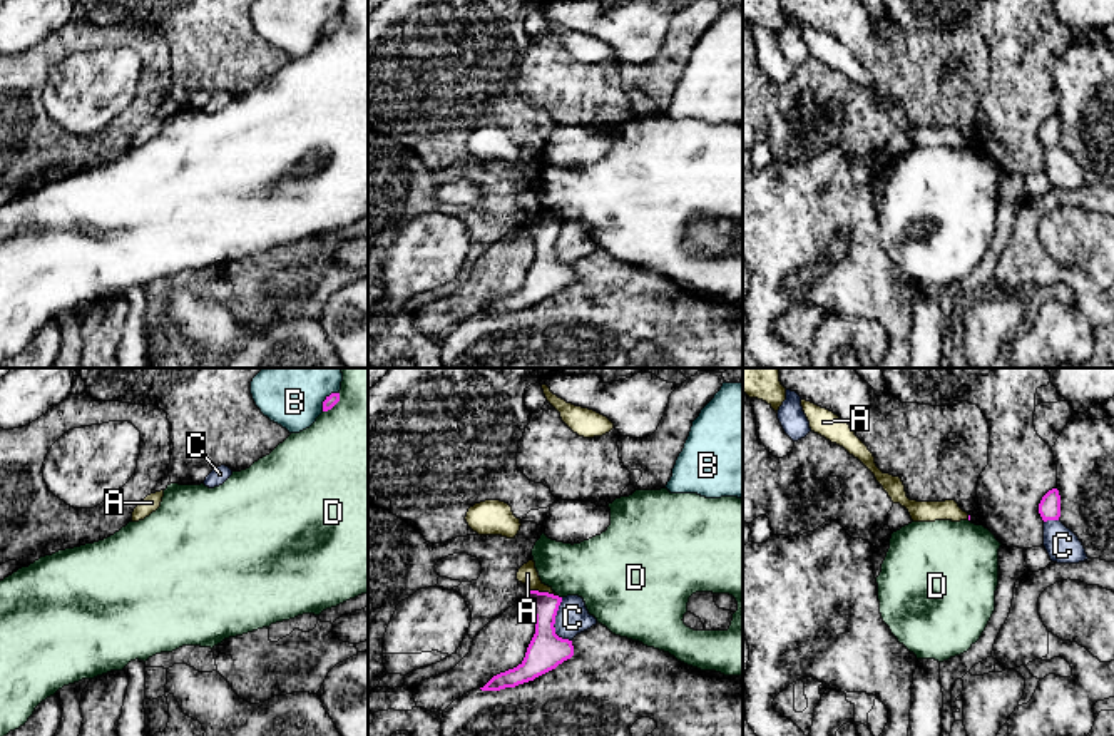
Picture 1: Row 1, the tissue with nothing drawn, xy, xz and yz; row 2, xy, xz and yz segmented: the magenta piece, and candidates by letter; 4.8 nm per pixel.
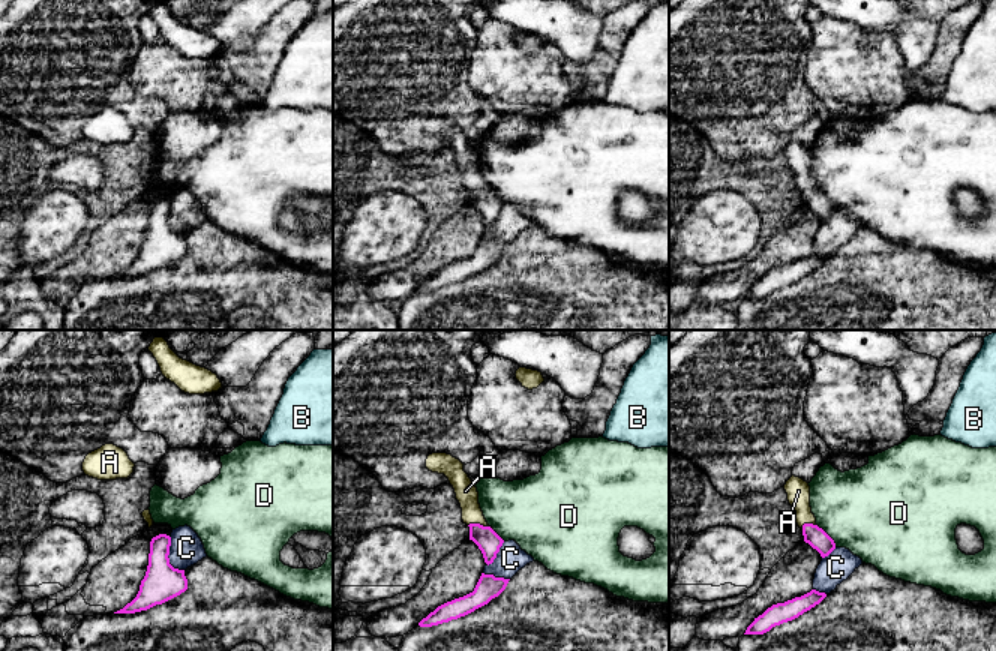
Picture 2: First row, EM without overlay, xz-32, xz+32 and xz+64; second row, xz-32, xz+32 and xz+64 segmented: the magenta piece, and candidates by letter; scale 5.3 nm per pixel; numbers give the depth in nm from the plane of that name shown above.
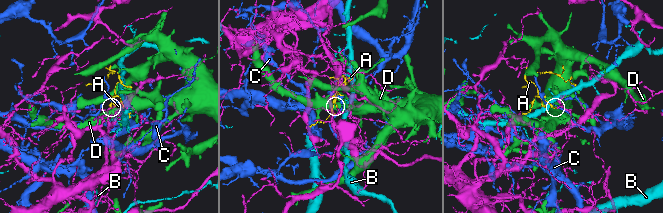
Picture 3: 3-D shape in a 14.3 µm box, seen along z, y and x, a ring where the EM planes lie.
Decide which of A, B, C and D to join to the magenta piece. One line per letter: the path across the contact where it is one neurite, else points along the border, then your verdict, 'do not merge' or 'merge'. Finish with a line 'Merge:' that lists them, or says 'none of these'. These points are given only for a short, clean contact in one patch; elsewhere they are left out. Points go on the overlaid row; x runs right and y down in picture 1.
A: runs through xz (546, 644), (542, 592), (527, 574); merge
B: do not merge
C: do not merge
D: do not merge
Merge: A

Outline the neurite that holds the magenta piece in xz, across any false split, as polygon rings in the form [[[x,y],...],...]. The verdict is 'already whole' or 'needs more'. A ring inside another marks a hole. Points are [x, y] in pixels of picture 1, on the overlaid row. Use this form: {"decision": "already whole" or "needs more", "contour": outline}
{"decision": "needs more", "contour": [[[534,559],[519,569],[517,580],[529,589],[525,601],[535,616],[535,634],[524,661],[517,667],[493,676],[480,687],[482,691],[500,691],[534,681],[574,656],[572,641],[559,637],[554,627],[562,597],[540,580]]]}

